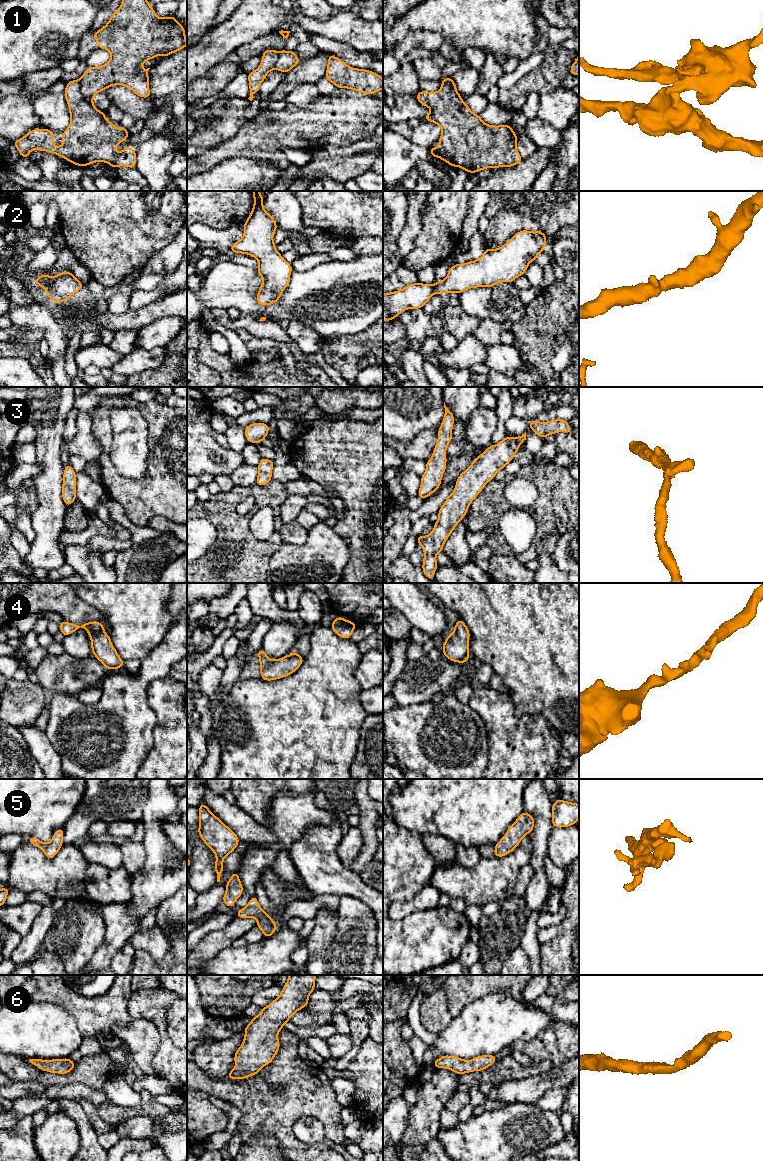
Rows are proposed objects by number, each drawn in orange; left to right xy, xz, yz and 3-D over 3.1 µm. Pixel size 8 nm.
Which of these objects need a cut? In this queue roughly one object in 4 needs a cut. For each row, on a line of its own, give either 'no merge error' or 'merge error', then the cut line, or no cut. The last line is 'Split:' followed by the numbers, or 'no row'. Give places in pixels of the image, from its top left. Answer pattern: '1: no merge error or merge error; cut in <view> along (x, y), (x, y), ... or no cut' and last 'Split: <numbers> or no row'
1: merge error; cut in xy along (78, 81), (80, 92), (87, 99), (91, 100)
2: no merge error; no cut
3: no merge error; no cut
4: no merge error; no cut
5: no merge error; no cut
6: no merge error; no cut
Split: 1

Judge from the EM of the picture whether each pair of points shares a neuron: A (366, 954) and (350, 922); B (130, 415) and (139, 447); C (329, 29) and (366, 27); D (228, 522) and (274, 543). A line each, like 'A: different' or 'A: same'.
A: same
B: same
C: same
D: same

